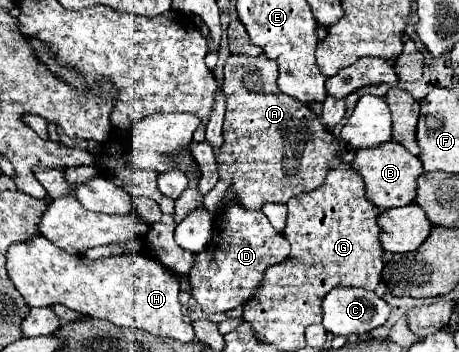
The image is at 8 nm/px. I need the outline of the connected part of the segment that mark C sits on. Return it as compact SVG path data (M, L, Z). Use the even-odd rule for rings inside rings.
M336 286L332 288L324 300L322 300L322 314L324 314L324 320L322 320L322 326L330 332L330 334L342 334L342 336L352 336L352 334L366 334L370 332L372 328L378 328L382 326L386 320L388 320L388 314L390 314L390 306L380 298L376 296L374 292L370 290L364 290L364 288L348 288L348 286Z

